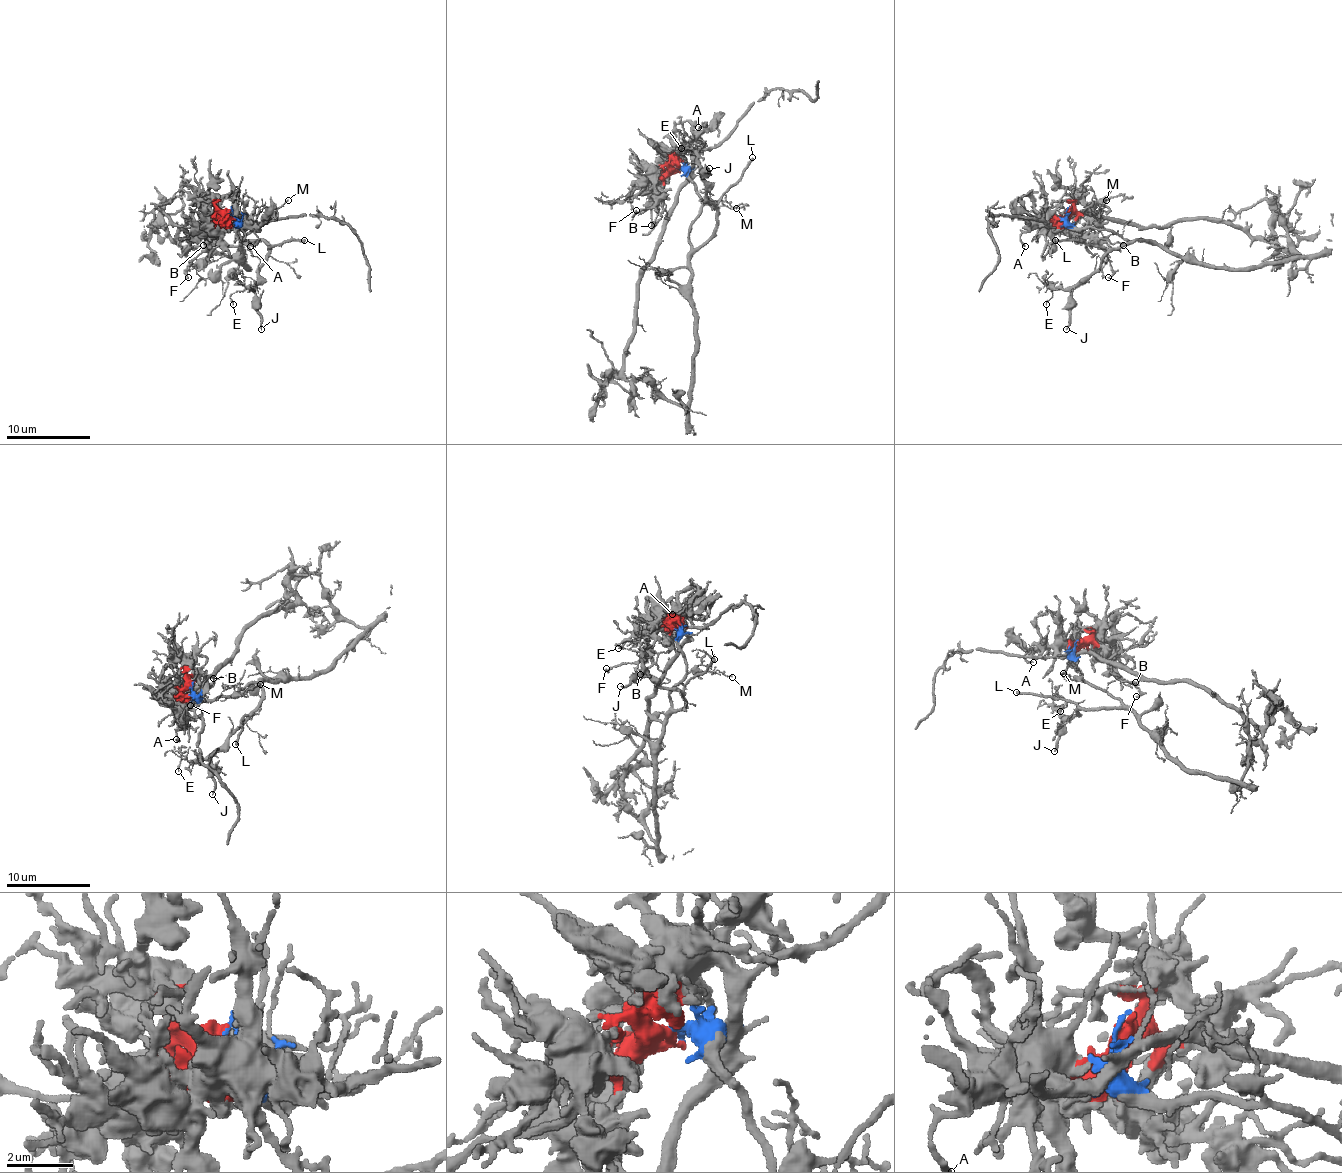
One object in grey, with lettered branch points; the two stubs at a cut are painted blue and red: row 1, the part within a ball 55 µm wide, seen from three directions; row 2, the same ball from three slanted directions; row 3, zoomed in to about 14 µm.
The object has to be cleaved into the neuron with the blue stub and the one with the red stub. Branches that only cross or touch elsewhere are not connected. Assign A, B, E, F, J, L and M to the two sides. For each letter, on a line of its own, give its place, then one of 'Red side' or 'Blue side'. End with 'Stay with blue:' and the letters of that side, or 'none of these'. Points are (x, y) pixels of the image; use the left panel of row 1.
A: Place: (250, 246). Red side
B: Place: (203, 245). Red side
E: Place: (233, 304). Blue side
F: Place: (188, 277). Red side
J: Place: (261, 329). Blue side
L: Place: (304, 240). Blue side
M: Place: (288, 200). Blue side
Stay with blue: E, J, L, M

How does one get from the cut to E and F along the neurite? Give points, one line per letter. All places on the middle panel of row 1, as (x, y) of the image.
E: (676, 167), (701, 201), (689, 232), (699, 247), (716, 226), (716, 209), (695, 155), (680, 155), (680, 148)
F: (676, 169), (661, 171), (651, 207), (634, 213), (636, 209)

